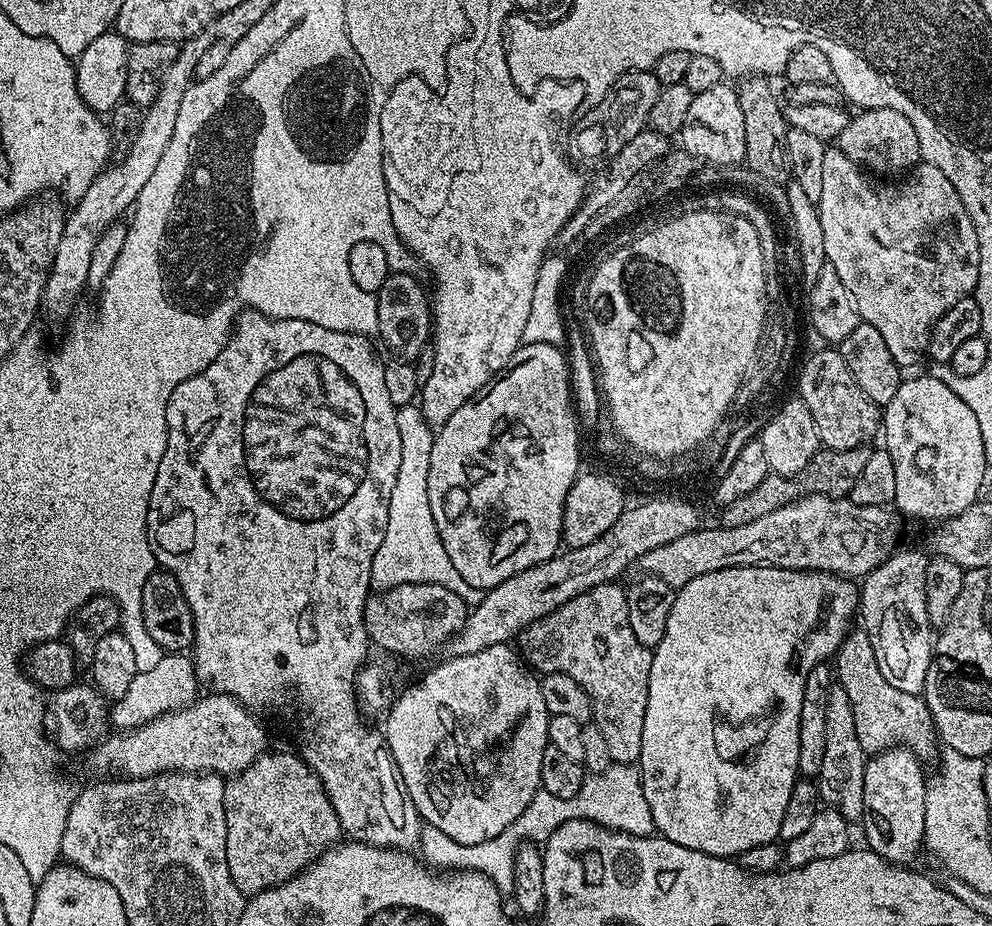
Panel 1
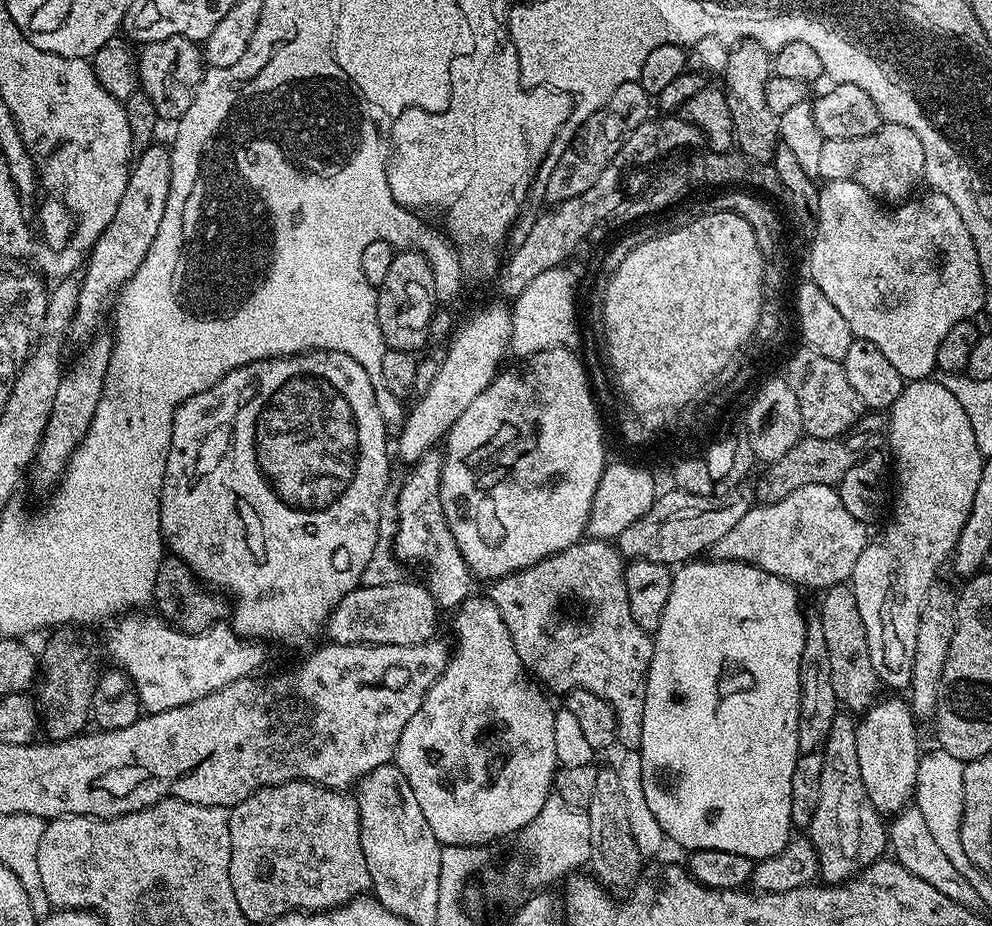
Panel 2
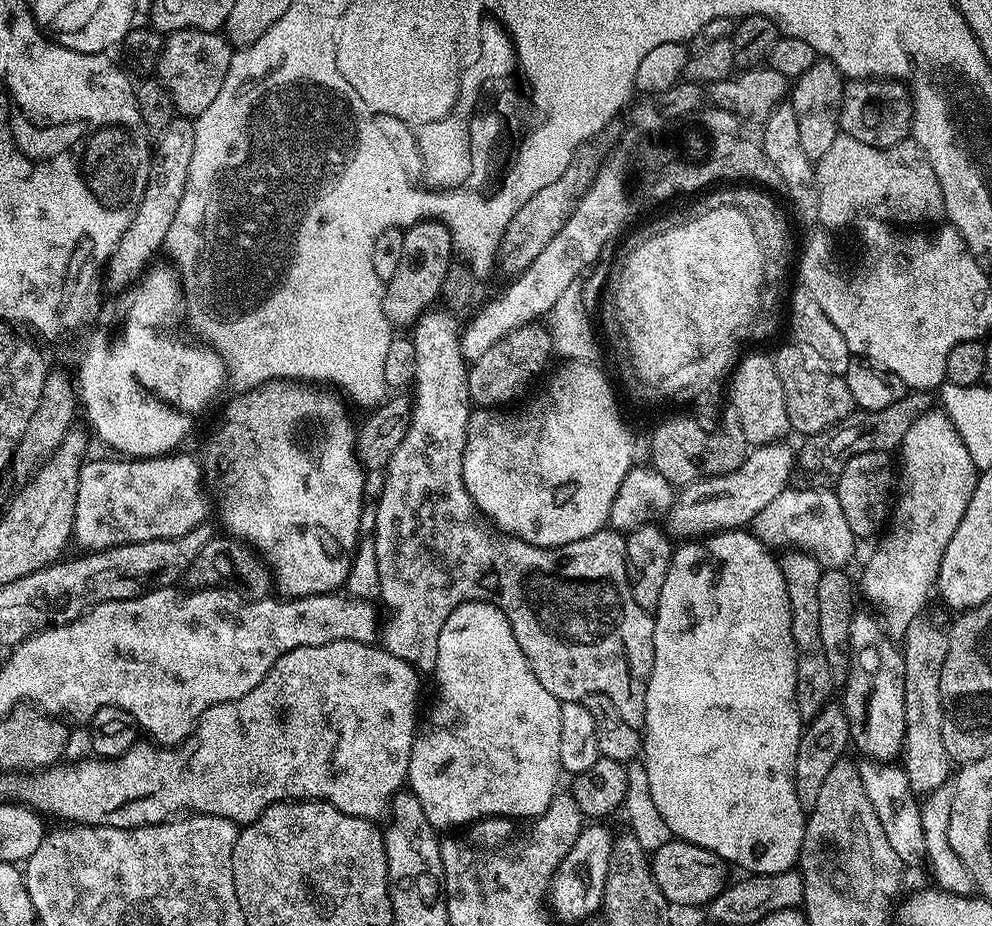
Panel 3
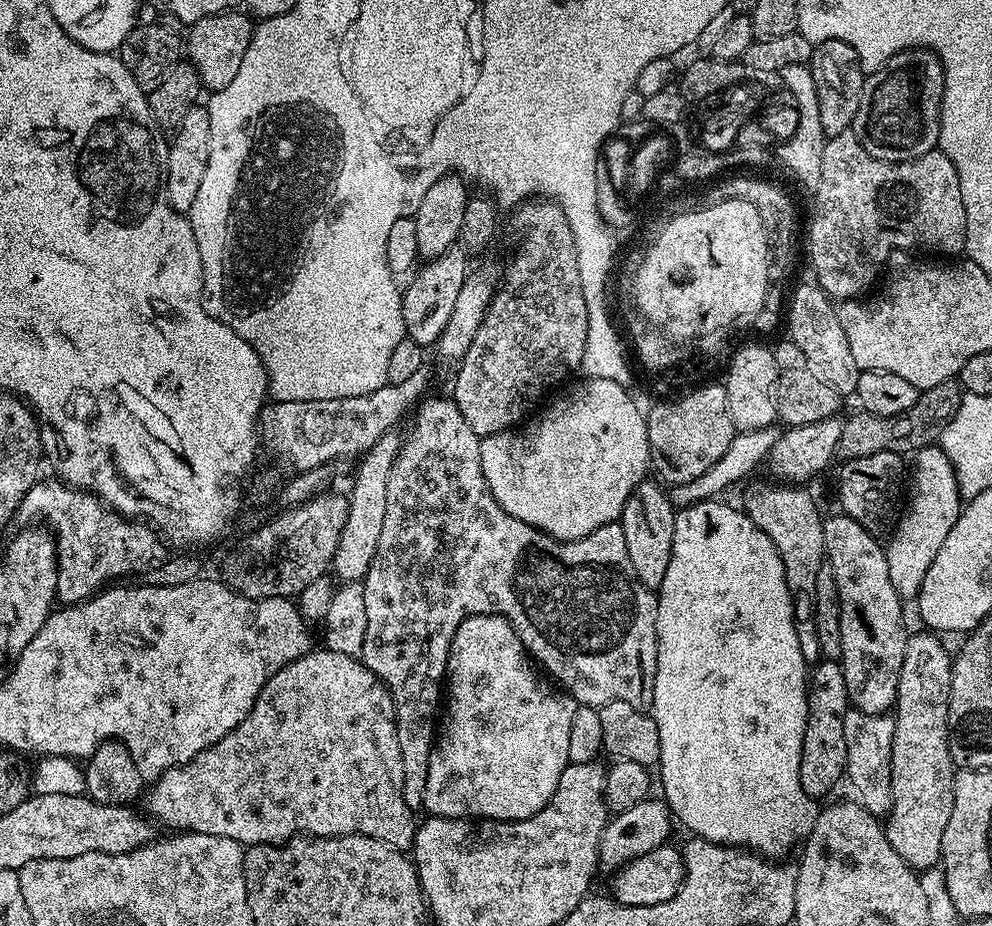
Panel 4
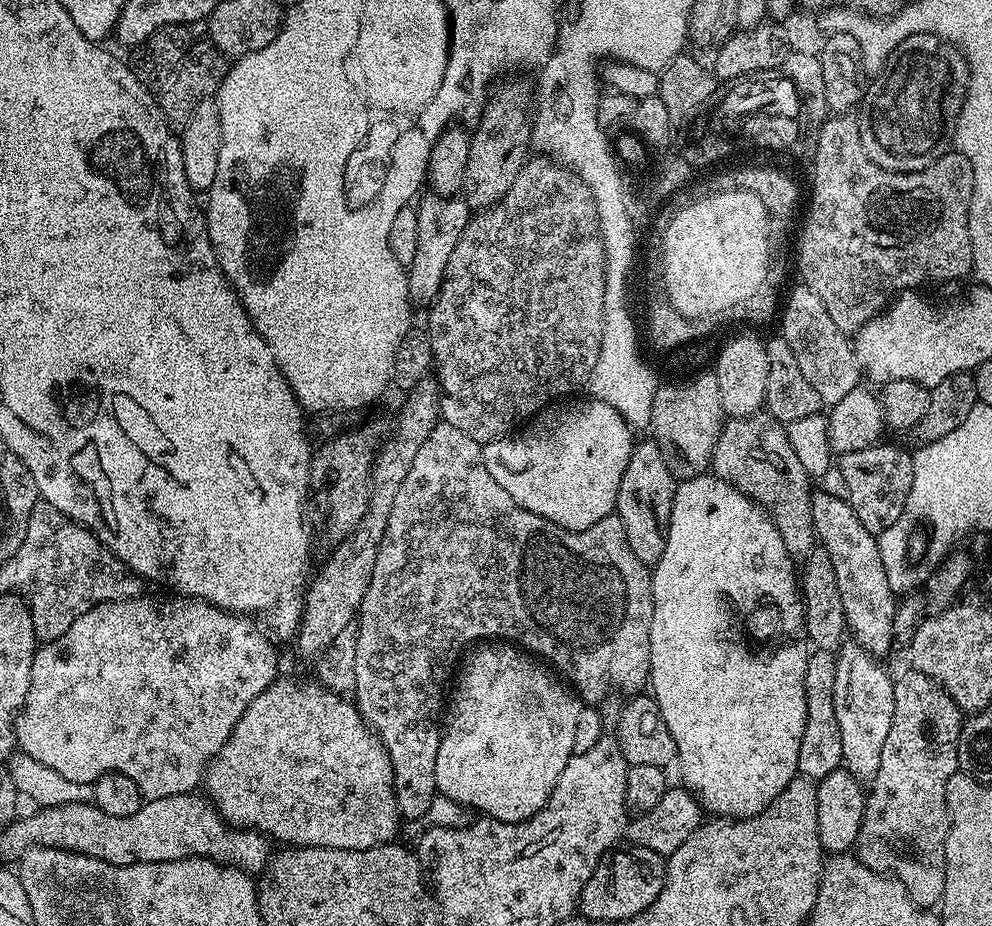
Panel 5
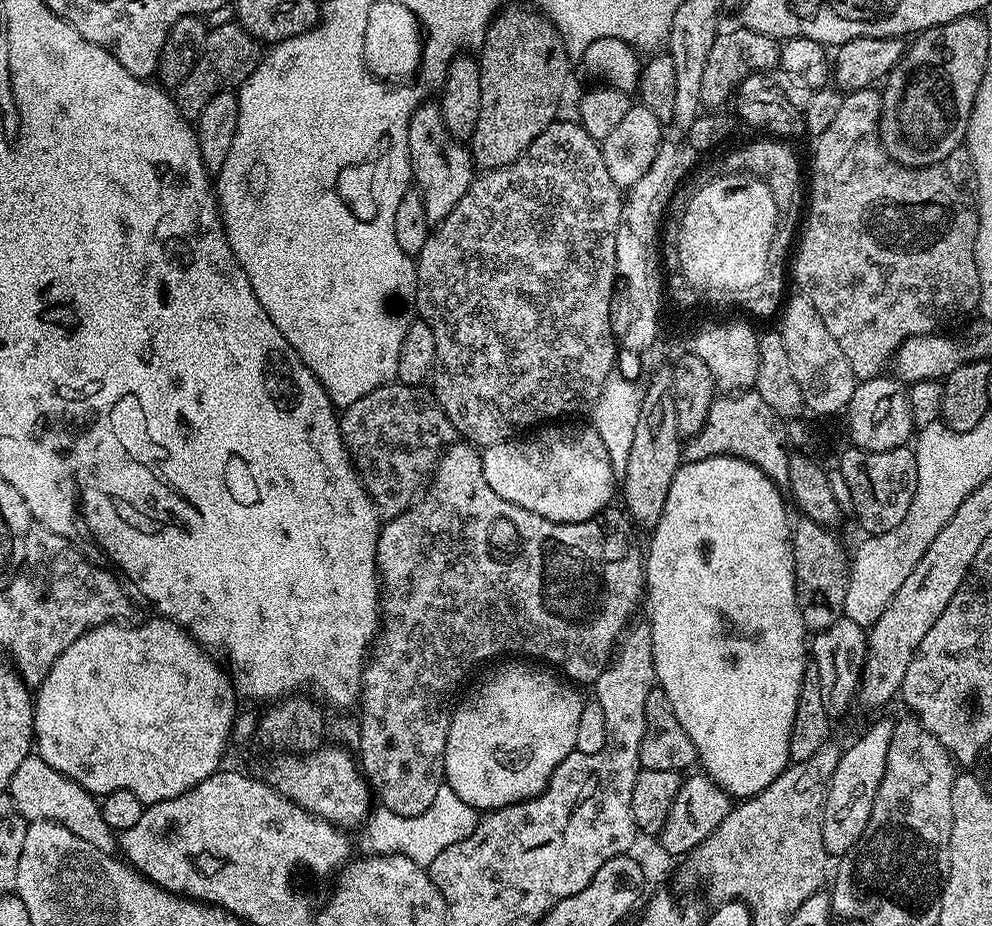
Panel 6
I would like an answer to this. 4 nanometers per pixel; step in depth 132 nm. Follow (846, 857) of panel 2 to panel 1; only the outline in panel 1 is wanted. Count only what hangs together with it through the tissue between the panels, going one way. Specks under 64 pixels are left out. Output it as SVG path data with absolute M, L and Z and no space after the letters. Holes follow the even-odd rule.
M834 686L826 698L826 754L822 758L818 787L821 801L829 808L837 808L850 822L859 821L864 814L862 782L865 763L866 757L854 727L854 713L850 711L850 698L846 690Z

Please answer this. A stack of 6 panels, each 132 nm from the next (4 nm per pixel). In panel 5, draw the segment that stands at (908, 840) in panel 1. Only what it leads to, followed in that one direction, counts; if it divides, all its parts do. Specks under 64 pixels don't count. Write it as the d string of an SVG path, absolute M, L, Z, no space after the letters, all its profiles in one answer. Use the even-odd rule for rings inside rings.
M821 490L813 491L810 502L810 514L814 514L814 530L819 547L830 554L830 563L834 565L834 578L838 578L838 594L842 594L842 610L846 614L848 632L858 646L862 646L877 658L892 648L892 639L898 635L896 627L896 609L898 596L890 590L890 582L886 582L886 566L882 566L882 554L878 554L878 539L862 522L858 522L858 514L849 506L843 496L835 496Z

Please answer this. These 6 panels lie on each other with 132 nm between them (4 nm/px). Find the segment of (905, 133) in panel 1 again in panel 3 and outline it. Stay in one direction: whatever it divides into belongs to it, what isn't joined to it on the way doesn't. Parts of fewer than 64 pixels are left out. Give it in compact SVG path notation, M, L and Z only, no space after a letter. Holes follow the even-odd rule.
M837 134L830 150L815 161L815 166L819 223L828 228L846 227L852 220L852 212L875 216L897 226L924 226L927 220L945 215L938 174L934 174L930 158L911 138L889 148L879 148Z

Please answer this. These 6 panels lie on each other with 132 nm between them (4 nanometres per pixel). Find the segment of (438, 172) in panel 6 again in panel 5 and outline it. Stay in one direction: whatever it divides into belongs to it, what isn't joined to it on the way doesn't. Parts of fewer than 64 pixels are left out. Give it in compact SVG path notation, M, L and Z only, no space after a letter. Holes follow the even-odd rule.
M428 194L424 201L419 201L416 208L418 218L418 250L414 250L414 262L406 265L408 274L408 295L417 305L431 305L446 274L446 262L450 262L450 254L454 246L458 246L458 238L468 225L470 209L466 201L459 195L450 197Z

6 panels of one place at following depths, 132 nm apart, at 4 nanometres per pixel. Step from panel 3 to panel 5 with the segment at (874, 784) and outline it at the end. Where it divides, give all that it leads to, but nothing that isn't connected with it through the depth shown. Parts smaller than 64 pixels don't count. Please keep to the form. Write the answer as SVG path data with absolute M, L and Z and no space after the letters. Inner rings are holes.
M845 642L835 653L834 714L838 714L838 730L842 730L843 767L859 782L870 782L878 774L878 762L882 762L882 745L890 734L890 722L894 718L894 680L888 677L881 661L871 656L865 648L854 642Z

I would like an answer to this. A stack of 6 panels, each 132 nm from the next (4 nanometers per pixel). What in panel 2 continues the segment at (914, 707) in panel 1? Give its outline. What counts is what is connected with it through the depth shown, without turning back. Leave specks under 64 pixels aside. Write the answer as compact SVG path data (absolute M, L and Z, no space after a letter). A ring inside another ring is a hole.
M851 583L835 584L823 589L818 615L822 622L822 634L826 637L826 647L830 654L830 679L834 681L834 694L841 705L844 704L849 713L860 714L869 708L877 699L878 681L876 671L870 662L868 643L866 642L866 626L862 626L862 614L858 614L858 601L854 598Z

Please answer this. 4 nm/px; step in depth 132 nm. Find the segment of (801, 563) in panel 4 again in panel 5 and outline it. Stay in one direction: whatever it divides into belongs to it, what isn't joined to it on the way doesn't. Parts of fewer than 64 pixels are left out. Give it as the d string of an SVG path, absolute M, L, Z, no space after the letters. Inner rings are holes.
M767 414L725 419L718 442L714 442L710 472L749 496L767 512L778 534L782 534L782 543L793 561L807 560L818 544L814 514L810 514L814 484L808 472L802 470L794 446L790 446L785 425Z

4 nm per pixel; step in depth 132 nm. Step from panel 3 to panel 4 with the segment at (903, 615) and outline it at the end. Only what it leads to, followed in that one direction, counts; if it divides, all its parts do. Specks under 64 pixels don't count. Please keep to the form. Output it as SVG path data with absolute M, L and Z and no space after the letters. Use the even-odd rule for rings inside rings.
M939 446L921 448L915 453L914 460L916 469L910 472L912 497L908 500L908 509L905 512L903 509L902 515L895 521L892 537L886 540L884 549L886 566L890 566L890 582L894 582L894 590L902 598L914 598L919 594L922 578L926 578L930 562L938 558L938 550L942 550L946 534L950 534L954 522L958 522L962 507L956 471Z

